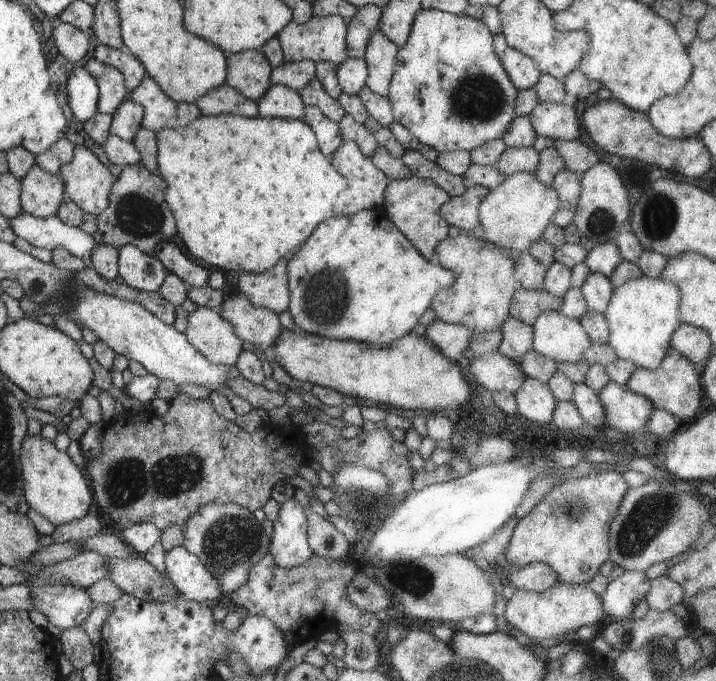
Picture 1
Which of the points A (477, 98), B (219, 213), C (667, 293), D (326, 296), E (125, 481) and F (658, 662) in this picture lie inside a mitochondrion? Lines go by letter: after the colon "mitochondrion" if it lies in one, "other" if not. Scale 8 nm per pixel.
A: mitochondrion
B: other
C: other
D: mitochondrion
E: mitochondrion
F: mitochondrion

